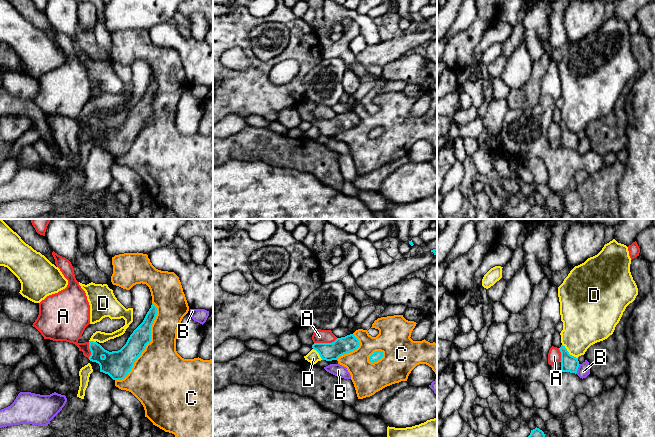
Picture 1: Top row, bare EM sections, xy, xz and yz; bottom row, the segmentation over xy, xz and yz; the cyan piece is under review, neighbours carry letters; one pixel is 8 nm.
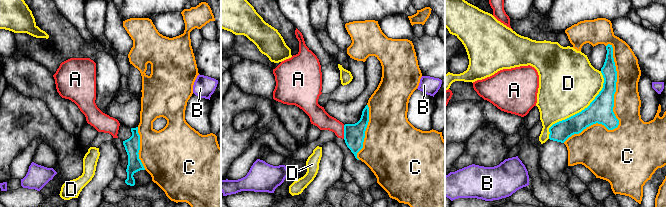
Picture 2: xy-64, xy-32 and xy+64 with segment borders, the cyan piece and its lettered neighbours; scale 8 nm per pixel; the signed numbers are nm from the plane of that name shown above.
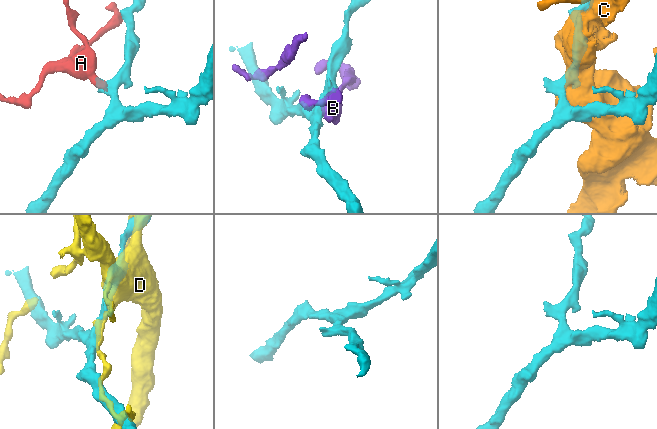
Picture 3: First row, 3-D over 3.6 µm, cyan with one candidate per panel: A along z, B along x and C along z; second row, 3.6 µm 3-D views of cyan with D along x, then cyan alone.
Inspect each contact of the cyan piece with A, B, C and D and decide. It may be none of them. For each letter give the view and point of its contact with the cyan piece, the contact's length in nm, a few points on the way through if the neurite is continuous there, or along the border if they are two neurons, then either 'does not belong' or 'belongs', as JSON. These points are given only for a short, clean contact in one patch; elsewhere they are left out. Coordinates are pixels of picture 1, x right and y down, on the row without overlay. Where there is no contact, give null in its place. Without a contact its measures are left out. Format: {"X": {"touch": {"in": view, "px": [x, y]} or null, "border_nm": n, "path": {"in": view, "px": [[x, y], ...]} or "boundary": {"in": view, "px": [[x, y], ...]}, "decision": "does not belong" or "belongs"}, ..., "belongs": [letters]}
{"A": {"touch": {"in": "xz", "px": [325, 119]}, "border_nm": 200, "boundary": {"in": "xz", "px": [[337, 114], [331, 118], [314, 119]]}, "decision": "does not belong"}, "B": {"touch": {"in": "yz", "px": [577, 145]}, "border_nm": 90, "boundary": {"in": "yz", "px": [[580, 140], [575, 149]]}, "decision": "does not belong"}, "C": {"touch": {"in": "xy", "px": [147, 119]}, "border_nm": 700, "decision": "does not belong"}, "D": {"touch": {"in": "yz", "px": [568, 129]}, "border_nm": 170, "decision": "does not belong"}, "belongs": []}

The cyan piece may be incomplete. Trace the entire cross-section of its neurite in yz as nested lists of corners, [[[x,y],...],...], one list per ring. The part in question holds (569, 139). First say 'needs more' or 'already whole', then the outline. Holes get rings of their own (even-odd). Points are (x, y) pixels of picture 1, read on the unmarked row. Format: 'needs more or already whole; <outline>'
already whole; [[[565,122],[559,124],[561,128],[561,148],[577,149],[579,143],[578,134],[569,130]]]

